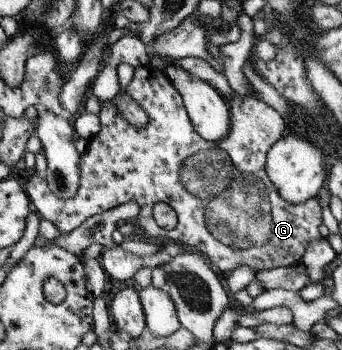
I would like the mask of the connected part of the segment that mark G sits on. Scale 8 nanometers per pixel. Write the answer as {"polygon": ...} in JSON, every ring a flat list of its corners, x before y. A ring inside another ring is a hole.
{"polygon":[[149,63,132,70,133,76,125,92,146,112,147,124,143,128,135,128,120,117,111,100,101,103,98,113,100,131,87,140,78,160,77,194,69,200,60,200,50,193,44,178,40,179,34,174,25,191,31,210,54,225,59,234,67,234,94,214,108,211,126,202,134,202,139,207,137,216,131,221,137,230,136,237,166,237,172,242,180,243,186,251,202,253,209,265,222,273,232,271,238,265,247,265,254,273,278,266,298,265,306,244,322,238,318,231,321,224,321,207,315,197,299,204,284,201,266,175,267,151,287,131,282,116,262,100,234,94,227,101,229,128,226,135,217,142,206,141,196,133,188,119,182,98,163,74,163,70],[158,201,170,205,177,215,177,226,170,231,156,226,152,220,152,205]]}

